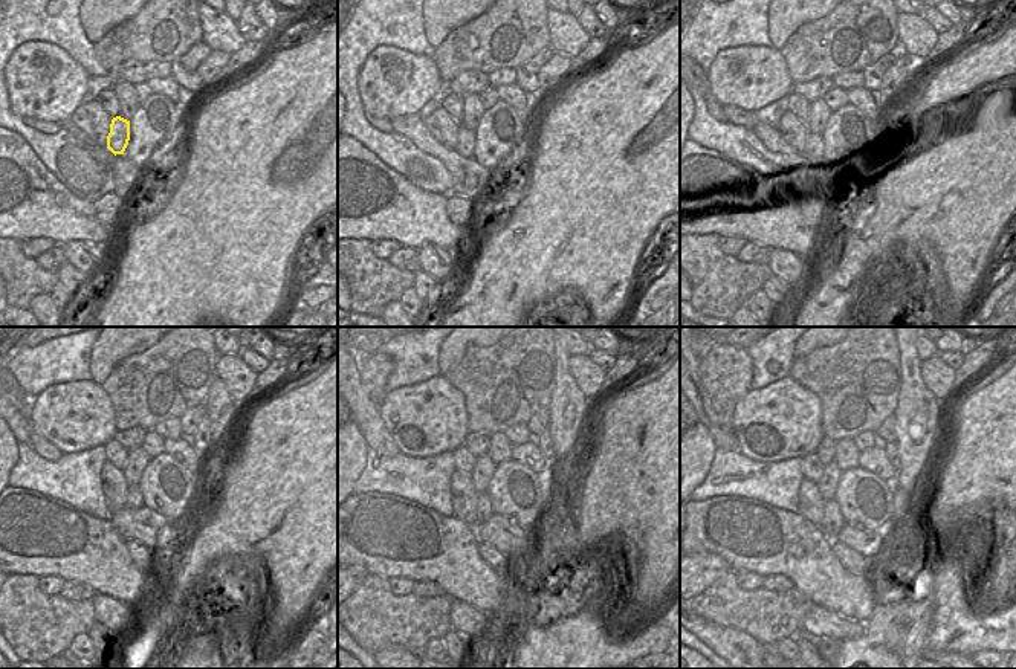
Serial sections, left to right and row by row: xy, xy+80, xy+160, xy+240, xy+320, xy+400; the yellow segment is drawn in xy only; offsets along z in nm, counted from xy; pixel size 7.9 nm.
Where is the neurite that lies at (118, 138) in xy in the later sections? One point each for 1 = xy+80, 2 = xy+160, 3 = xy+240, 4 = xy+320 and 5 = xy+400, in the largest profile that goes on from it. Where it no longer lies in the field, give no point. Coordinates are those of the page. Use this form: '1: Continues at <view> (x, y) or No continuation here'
1: Continues at xy+80 (465, 147)
2: Continues at xy+160 (813, 141)
3: Continues at xy+240 (133, 498)
4: Continues at xy+320 (485, 510)
5: Continues at xy+400 (833, 521)

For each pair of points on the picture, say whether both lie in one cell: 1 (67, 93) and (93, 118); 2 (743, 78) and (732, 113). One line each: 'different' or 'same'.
1: different
2: different

